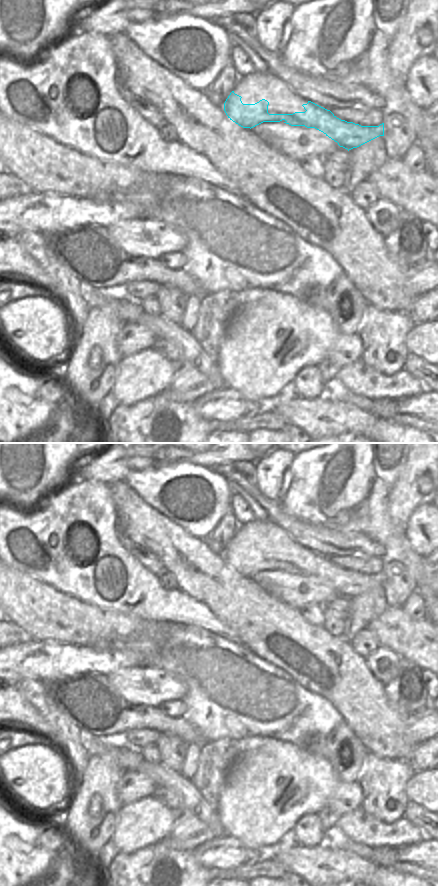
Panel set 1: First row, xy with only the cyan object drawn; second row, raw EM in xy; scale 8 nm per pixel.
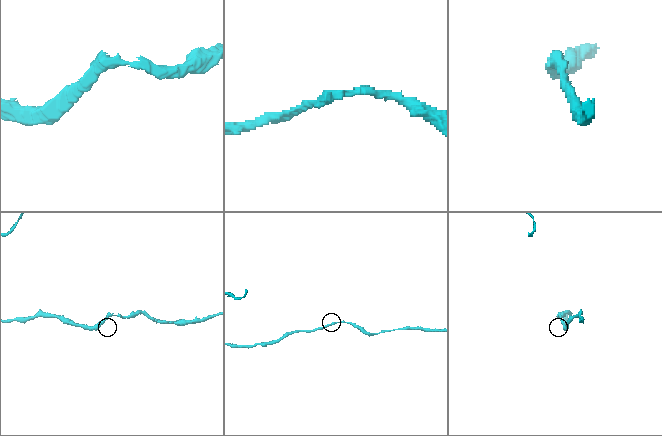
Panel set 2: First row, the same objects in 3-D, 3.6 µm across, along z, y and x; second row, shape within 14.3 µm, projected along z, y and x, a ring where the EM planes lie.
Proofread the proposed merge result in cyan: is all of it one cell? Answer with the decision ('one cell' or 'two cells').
one cell

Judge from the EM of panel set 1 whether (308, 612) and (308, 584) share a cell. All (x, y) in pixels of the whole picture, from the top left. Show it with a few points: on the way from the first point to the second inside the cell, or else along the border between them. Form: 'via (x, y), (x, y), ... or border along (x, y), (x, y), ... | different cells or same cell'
border along (321, 603), (307, 603), (300, 608) | different cells

